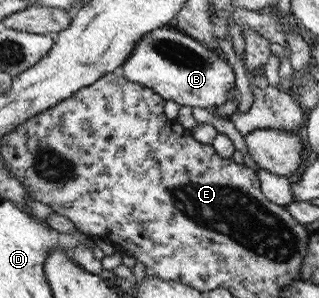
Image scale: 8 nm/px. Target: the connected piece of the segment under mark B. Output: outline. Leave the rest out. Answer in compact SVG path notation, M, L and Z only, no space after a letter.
M173 25L145 34L119 73L131 82L151 87L165 101L181 106L209 109L239 100L235 72L227 58Z

